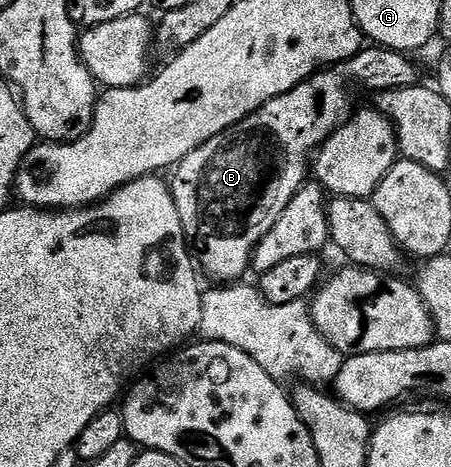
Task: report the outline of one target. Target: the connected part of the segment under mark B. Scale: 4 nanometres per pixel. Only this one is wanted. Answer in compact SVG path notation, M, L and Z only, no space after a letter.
M362 47L361 51L344 61L336 70L322 70L299 86L287 90L287 94L271 98L271 102L255 110L252 116L223 130L223 134L203 142L203 146L187 154L187 158L176 165L172 173L173 180L171 179L175 206L185 228L185 239L191 245L196 263L204 275L206 272L207 275L214 276L217 282L237 282L244 277L241 275L245 271L250 271L255 246L263 238L263 234L267 234L267 230L271 230L271 226L279 222L283 210L287 210L287 202L291 202L302 184L306 183L307 173L311 168L311 154L316 153L322 142L354 115L349 80L358 80L363 87L373 88L372 90L416 88L422 80L421 72L413 60L416 59L390 48Z

